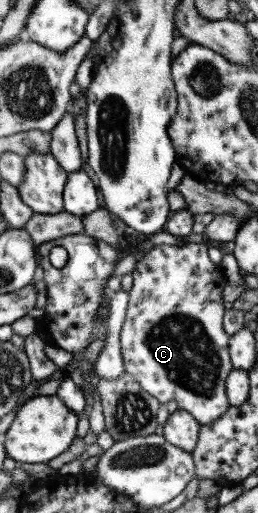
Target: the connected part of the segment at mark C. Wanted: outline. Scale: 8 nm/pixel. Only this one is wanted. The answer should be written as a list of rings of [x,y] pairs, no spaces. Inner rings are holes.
[[[190,238],[184,240],[182,245],[166,245],[158,244],[152,246],[150,251],[146,253],[138,262],[136,262],[134,270],[132,270],[132,286],[127,292],[127,307],[125,315],[121,322],[119,330],[119,349],[123,360],[124,371],[132,375],[132,378],[143,388],[150,396],[153,396],[160,404],[166,404],[170,400],[176,401],[176,406],[181,411],[188,411],[196,422],[200,425],[213,423],[217,416],[229,407],[227,396],[225,395],[225,378],[232,370],[228,352],[229,335],[222,329],[222,288],[227,284],[227,281],[222,276],[218,264],[214,264],[207,255],[208,246],[205,245],[205,239]]]

